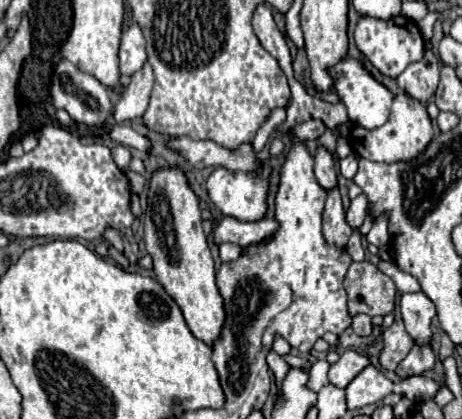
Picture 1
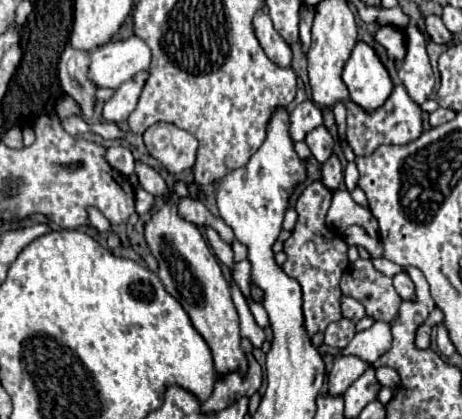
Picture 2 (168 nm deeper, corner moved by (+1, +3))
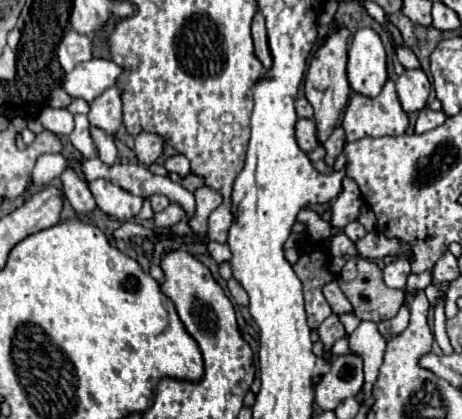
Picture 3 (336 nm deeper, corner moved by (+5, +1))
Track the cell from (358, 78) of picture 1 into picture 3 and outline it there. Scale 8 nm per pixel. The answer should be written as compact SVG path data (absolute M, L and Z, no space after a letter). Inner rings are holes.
M357 29L349 45L349 63L347 77L351 89L361 95L375 97L387 81L385 69L385 47L379 33L373 29Z

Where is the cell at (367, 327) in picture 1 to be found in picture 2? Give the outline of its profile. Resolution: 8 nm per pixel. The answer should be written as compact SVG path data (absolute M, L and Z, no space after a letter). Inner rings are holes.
M343 297L341 299L341 309L343 309L343 317L347 317L353 323L361 321L367 315L365 309L363 309L363 305L357 299L353 299L353 297Z

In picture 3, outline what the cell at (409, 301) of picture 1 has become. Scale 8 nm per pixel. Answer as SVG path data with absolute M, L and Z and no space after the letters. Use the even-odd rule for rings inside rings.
M395 259L395 261L387 263L383 269L385 283L393 289L403 289L409 273L411 273L411 267L409 267L409 261L405 261L405 259Z

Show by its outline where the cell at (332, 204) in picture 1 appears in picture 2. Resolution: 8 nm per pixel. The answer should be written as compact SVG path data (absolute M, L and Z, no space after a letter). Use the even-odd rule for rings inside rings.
M331 155L331 157L323 163L321 175L323 175L323 185L325 185L331 193L339 191L341 181L343 181L343 165L341 165L341 161L337 159L337 155Z

